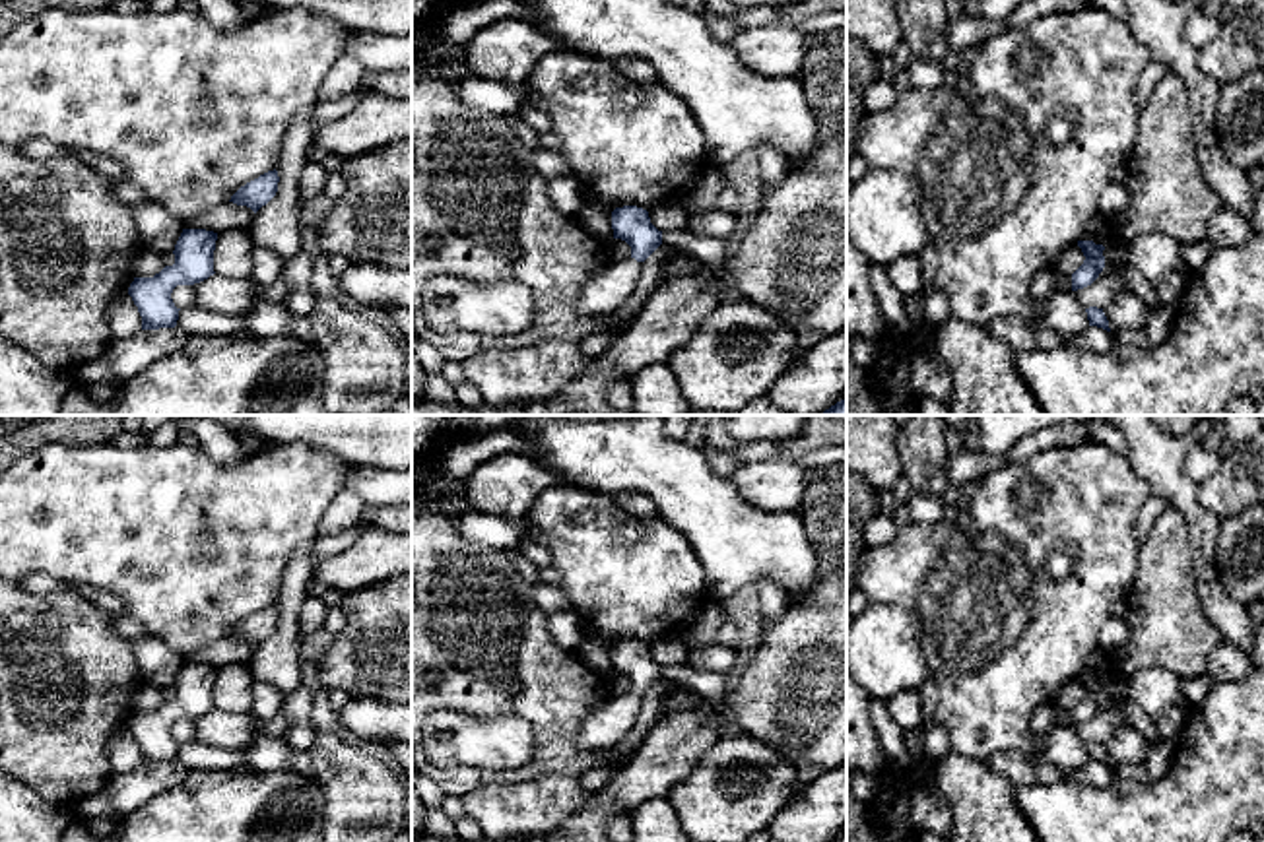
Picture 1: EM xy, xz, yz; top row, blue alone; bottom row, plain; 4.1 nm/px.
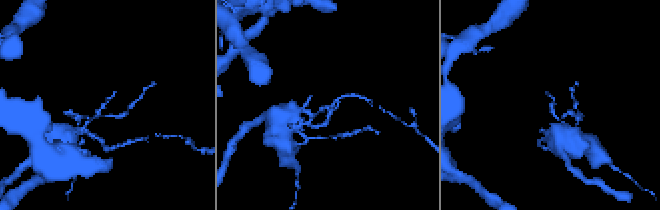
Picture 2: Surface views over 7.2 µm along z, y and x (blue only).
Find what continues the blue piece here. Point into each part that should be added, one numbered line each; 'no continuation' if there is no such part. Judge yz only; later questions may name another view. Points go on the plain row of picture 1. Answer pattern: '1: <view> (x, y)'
no continuation

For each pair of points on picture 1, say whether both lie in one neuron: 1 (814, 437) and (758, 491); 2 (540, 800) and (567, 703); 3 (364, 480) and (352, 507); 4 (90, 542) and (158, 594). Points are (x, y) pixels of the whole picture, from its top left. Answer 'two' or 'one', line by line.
1: one
2: two
3: two
4: one

